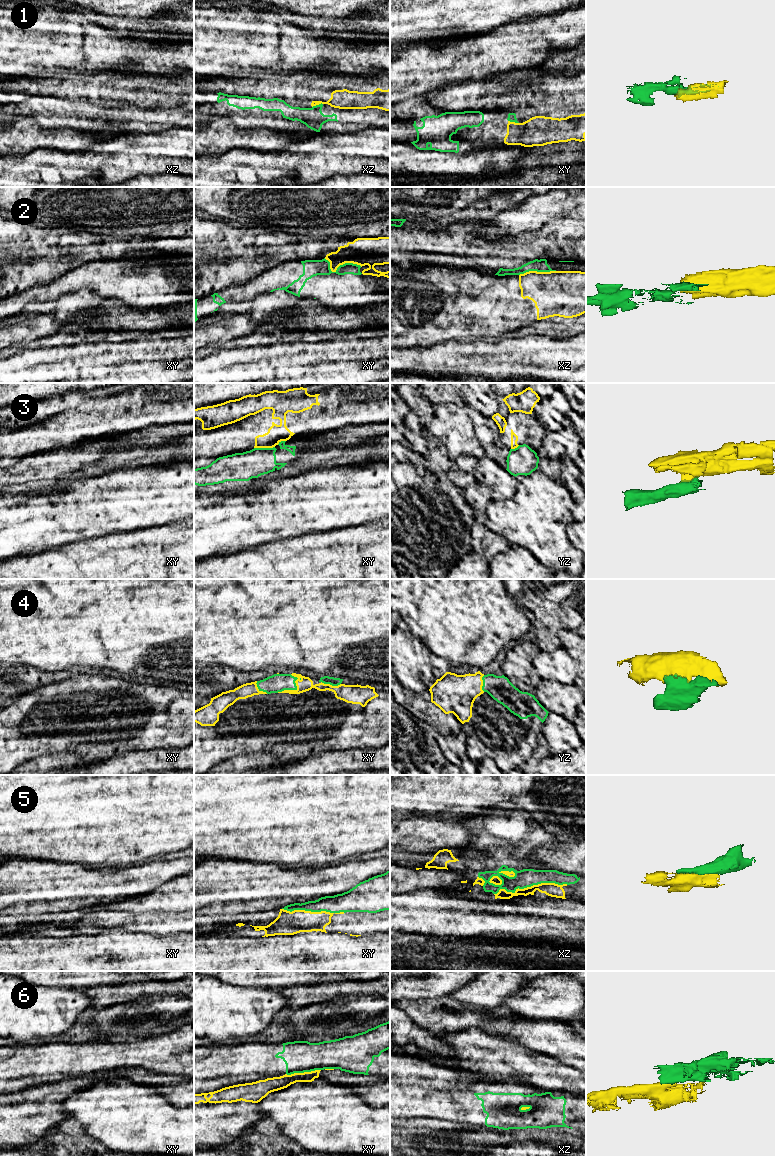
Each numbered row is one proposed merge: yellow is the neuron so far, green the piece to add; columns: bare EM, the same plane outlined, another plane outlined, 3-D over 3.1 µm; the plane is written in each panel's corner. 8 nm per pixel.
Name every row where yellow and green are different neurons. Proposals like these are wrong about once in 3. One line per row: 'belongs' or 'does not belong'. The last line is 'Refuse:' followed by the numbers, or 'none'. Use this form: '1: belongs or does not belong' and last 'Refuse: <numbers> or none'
1: does not belong
2: does not belong
3: does not belong
4: belongs
5: does not belong
6: does not belong
Refuse: 1, 2, 3, 5, 6

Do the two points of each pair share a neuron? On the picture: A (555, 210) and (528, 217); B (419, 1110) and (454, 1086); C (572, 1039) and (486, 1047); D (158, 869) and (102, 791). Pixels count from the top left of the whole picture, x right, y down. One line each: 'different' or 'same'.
A: same
B: same
C: different
D: different

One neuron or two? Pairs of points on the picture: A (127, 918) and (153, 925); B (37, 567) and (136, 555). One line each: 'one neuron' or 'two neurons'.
A: one neuron
B: one neuron

